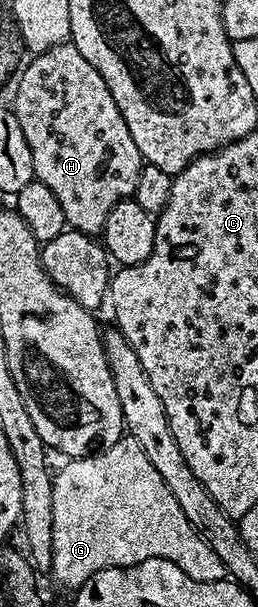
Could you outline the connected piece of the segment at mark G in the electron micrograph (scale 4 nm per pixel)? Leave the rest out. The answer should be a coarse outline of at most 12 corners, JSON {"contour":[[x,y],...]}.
{"contour":[[132,436],[53,476],[50,575],[227,567]]}

